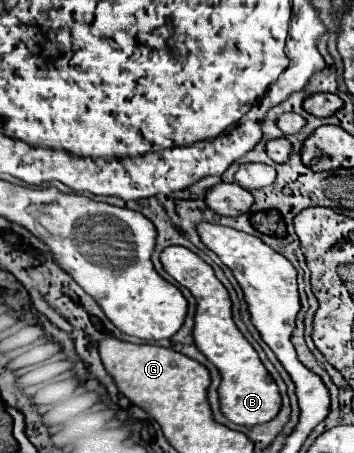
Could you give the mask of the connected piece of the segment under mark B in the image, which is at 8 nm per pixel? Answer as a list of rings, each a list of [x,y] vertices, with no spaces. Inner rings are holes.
[[[169,246],[159,256],[165,272],[175,278],[181,286],[185,286],[193,298],[197,300],[195,310],[195,326],[193,326],[193,340],[195,346],[205,358],[219,370],[221,386],[219,386],[219,402],[223,416],[241,426],[257,426],[269,422],[277,416],[281,408],[281,396],[277,384],[265,370],[263,362],[259,360],[253,346],[243,338],[237,330],[233,316],[231,316],[231,300],[223,284],[215,278],[215,272],[209,264],[205,264],[197,254],[183,246]]]

